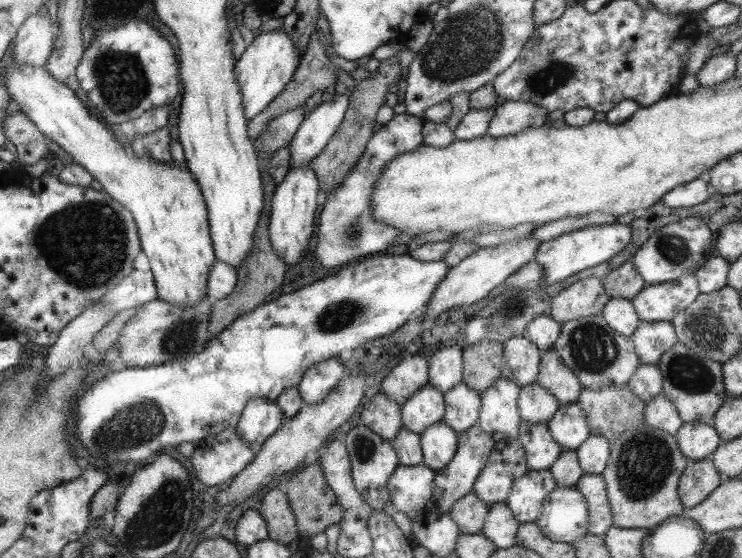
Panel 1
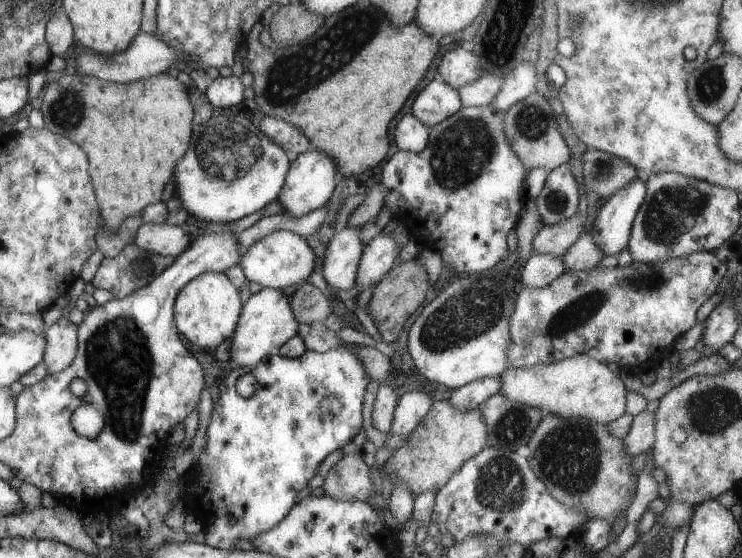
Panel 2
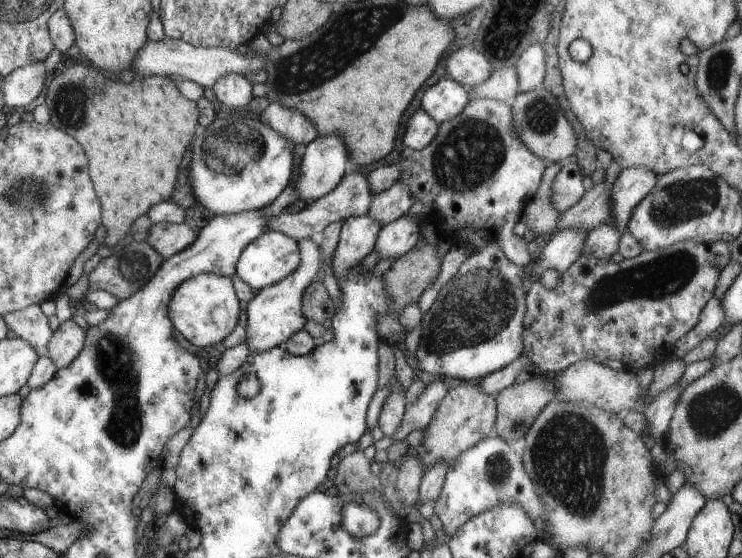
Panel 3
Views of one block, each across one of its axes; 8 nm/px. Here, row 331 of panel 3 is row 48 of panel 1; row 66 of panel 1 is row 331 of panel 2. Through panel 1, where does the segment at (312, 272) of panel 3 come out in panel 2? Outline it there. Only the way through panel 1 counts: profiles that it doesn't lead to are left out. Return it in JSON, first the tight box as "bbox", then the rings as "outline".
{"bbox":[229,288,299,370],"outline":[[[263,288],[243,304],[239,328],[235,328],[235,336],[231,336],[231,360],[229,360],[231,366],[247,370],[255,368],[261,360],[275,356],[277,350],[299,332],[299,322],[295,320],[289,294],[291,290],[285,292]]]}

